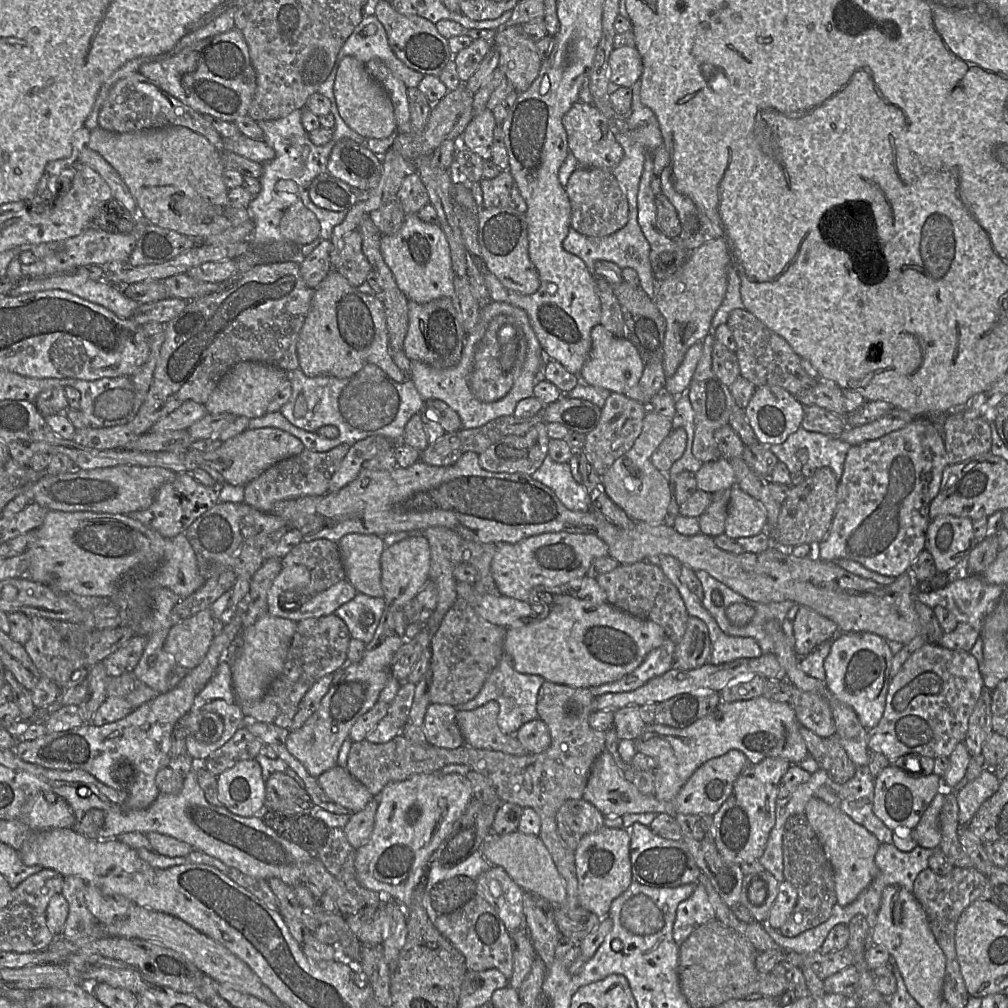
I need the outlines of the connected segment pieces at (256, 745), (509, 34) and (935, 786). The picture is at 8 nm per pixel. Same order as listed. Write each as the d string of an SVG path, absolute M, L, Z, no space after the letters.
M241 726L221 748L215 750L203 762L203 766L218 776L243 760L255 759L264 744L246 727Z
M521 25L499 28L492 33L492 46L499 53L500 68L505 74L506 80L513 86L518 93L526 91L539 74L543 60L537 52L536 44L523 35Z
M889 765L884 768L874 779L874 795L872 803L873 814L890 830L892 836L906 837L919 823L923 813L939 792L939 787L944 788L943 777L932 773L919 778L908 777L900 768Z

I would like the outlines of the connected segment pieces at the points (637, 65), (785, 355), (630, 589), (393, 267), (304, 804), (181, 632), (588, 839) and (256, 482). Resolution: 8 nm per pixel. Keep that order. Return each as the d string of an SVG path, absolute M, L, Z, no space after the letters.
M623 46L612 50L608 78L613 87L631 88L640 79L642 72L642 58L635 46Z
M745 309L732 310L726 325L731 330L736 342L735 354L740 375L755 387L779 386L792 395L796 395L816 384L817 378L811 378L803 370L800 365L801 358L792 350L790 345L749 311Z
M656 561L618 565L612 571L600 574L596 581L606 592L607 603L634 617L659 624L664 629L666 637L675 644L681 641L689 614L679 591Z
M416 214L405 215L398 232L381 236L380 250L399 289L408 300L422 304L441 297L452 297L454 286L450 248L439 224L426 223Z
M274 772L265 781L264 810L283 814L310 814L313 803L291 776L283 772Z
M211 606L173 624L163 644L177 665L191 670L205 658L214 638Z
M603 826L582 837L574 851L579 906L599 918L607 917L612 902L625 892L634 880L631 870L630 841L628 829Z
M341 444L326 452L315 452L305 448L301 453L277 462L244 485L244 503L261 512L269 513L278 501L324 495L328 492L330 480L349 447Z

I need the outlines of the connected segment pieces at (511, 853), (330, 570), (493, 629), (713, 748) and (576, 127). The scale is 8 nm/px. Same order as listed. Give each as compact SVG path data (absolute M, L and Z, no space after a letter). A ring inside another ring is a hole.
M519 831L503 836L490 833L482 842L480 852L492 866L503 868L524 891L543 897L554 906L565 903L567 894L565 883L539 836Z
M327 539L302 541L283 558L282 567L304 565L310 571L310 581L302 589L306 596L325 591L346 579L338 543Z
M457 597L430 638L430 702L456 707L472 700L504 654L506 629L486 621L466 600Z
M763 695L750 700L721 702L707 716L684 728L647 725L634 743L637 752L655 761L655 796L662 801L673 799L698 767L730 750L744 753L752 765L769 757L798 765L809 755L790 704L769 700Z
M577 101L563 116L562 123L566 130L569 151L577 159L578 167L612 171L620 163L623 149L611 131L610 123L594 104Z

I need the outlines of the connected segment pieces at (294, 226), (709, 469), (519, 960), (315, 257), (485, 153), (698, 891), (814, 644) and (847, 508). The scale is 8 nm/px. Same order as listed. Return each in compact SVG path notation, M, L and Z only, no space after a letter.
M301 202L288 207L279 223L280 233L298 246L312 243L320 235L320 224L316 216Z
M720 457L716 461L704 463L695 473L697 490L714 494L720 490L736 486L736 475L729 460Z
M519 930L510 934L513 940L514 968L509 986L518 990L532 969L536 951L527 930Z
M322 240L320 244L300 264L300 274L306 285L315 289L331 269L331 241Z
M486 108L469 122L460 138L461 145L479 155L484 161L491 160L496 126L492 111Z
M696 883L691 896L682 901L676 910L673 940L679 947L697 927L715 919L714 909L705 888Z
M800 607L792 621L794 646L798 657L809 655L825 642L831 642L838 634L838 625L808 607Z
M916 418L905 427L890 432L878 439L870 440L855 446L851 446L846 453L842 473L837 484L837 505L832 519L831 527L826 538L814 549L817 558L823 561L833 562L838 559L855 561L866 569L884 576L898 577L907 572L909 565L919 551L924 549L925 534L929 523L929 506L932 500L938 495L944 469L948 466L948 458L944 438L940 427L930 418Z

